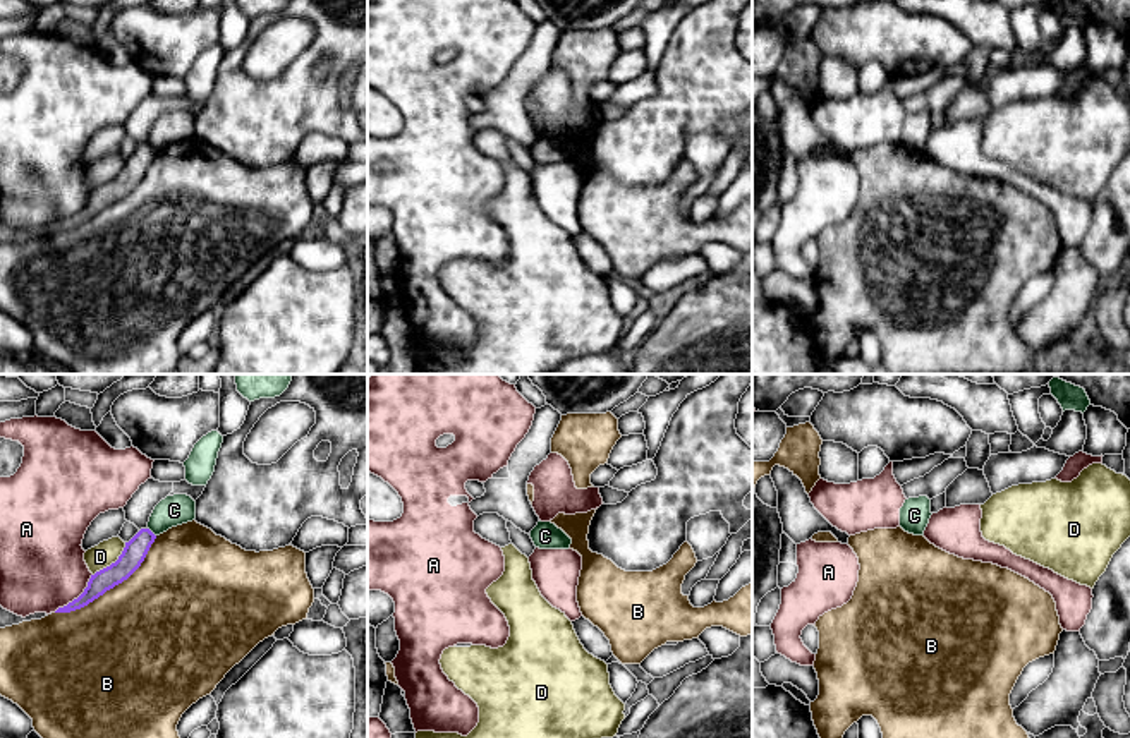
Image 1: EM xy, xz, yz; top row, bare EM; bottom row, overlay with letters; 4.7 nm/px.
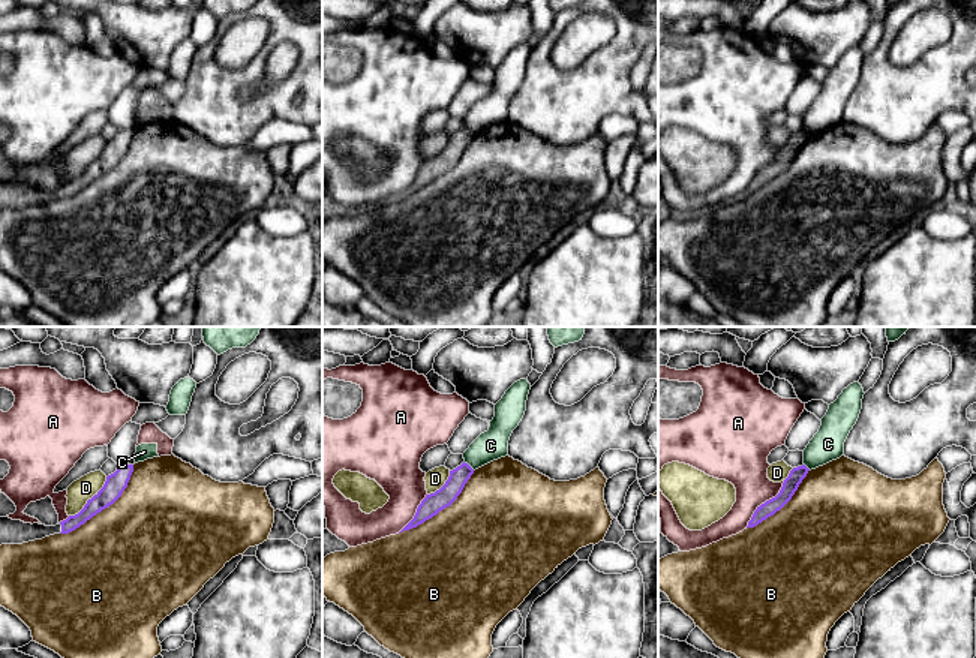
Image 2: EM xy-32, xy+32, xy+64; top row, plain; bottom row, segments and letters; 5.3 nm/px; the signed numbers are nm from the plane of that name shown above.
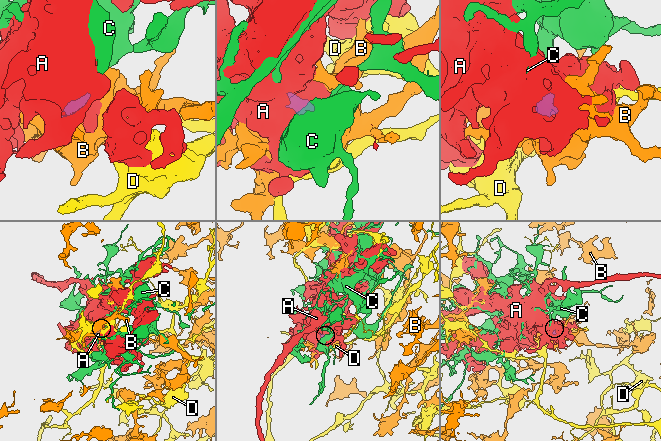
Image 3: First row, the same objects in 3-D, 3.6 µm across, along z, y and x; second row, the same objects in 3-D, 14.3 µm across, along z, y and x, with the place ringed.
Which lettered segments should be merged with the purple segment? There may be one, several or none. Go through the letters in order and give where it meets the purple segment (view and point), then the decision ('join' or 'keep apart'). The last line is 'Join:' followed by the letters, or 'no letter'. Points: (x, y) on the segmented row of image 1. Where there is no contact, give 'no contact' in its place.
A: meets purple in xy at (78, 598); keep apart
B: meets purple in xy at (112, 587); keep apart
C: meets purple in xy at (151, 532); keep apart
D: meets purple in xy at (112, 563); keep apart
Join: no letter

